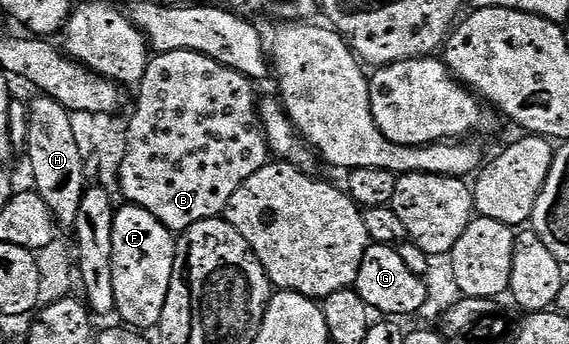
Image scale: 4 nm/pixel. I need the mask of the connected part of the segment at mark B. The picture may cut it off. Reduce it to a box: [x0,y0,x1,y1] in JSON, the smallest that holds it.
[116,49,272,235]

